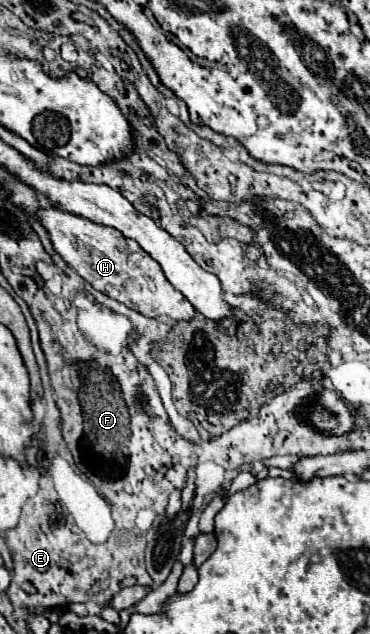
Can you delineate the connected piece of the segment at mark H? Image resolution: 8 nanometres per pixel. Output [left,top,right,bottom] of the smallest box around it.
[36,207,194,321]

